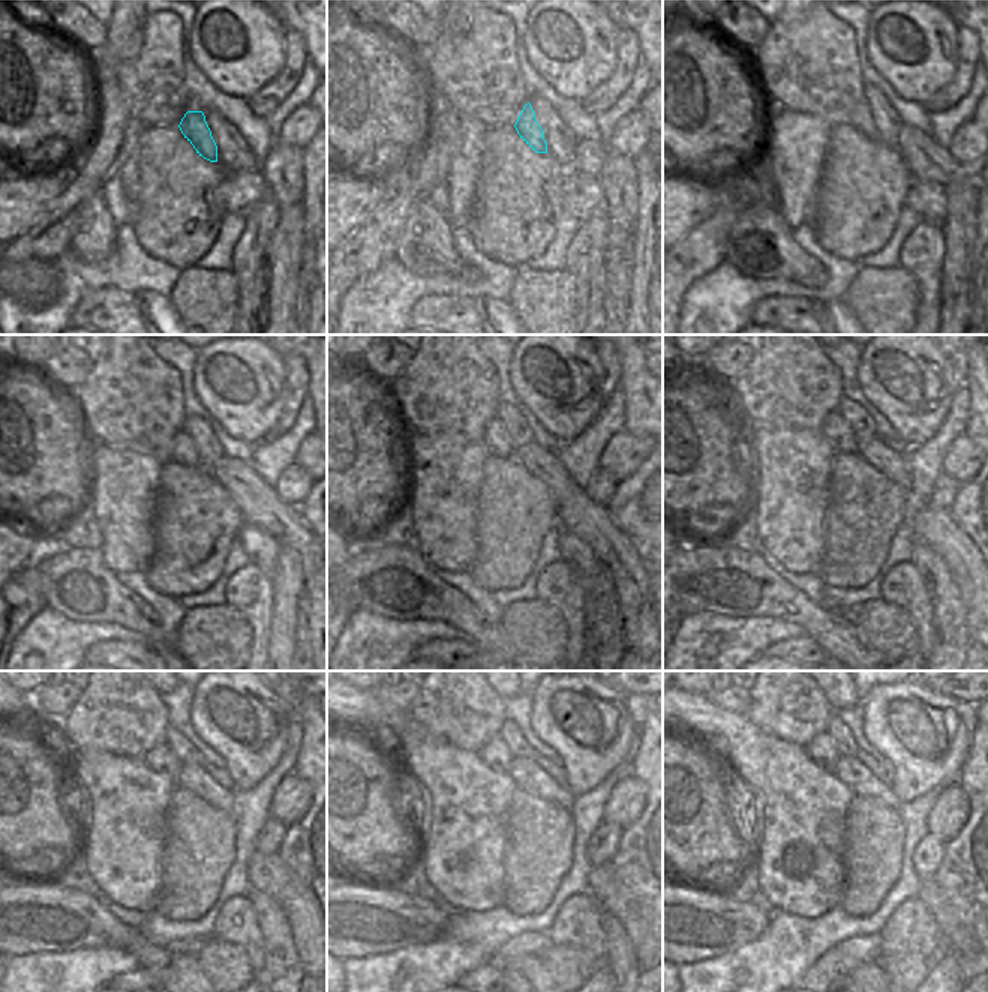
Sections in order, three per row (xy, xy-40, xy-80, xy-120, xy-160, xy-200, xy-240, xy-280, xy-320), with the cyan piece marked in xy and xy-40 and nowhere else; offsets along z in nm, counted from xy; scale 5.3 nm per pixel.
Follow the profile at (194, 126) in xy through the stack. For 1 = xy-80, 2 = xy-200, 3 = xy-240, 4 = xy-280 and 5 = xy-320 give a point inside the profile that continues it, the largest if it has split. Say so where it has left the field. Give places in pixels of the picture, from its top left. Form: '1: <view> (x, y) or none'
1: xy-80 (859, 119)
2: xy-200 (835, 429)
3: xy-240 (161, 760)
4: xy-280 (494, 754)
5: xy-320 (822, 749)

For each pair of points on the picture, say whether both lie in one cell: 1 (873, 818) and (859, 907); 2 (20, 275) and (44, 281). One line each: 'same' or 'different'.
1: same
2: same

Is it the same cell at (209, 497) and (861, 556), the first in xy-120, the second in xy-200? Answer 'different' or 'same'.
same

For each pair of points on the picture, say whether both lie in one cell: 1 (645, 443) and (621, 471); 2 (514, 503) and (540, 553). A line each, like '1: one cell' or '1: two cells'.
1: one cell
2: one cell

